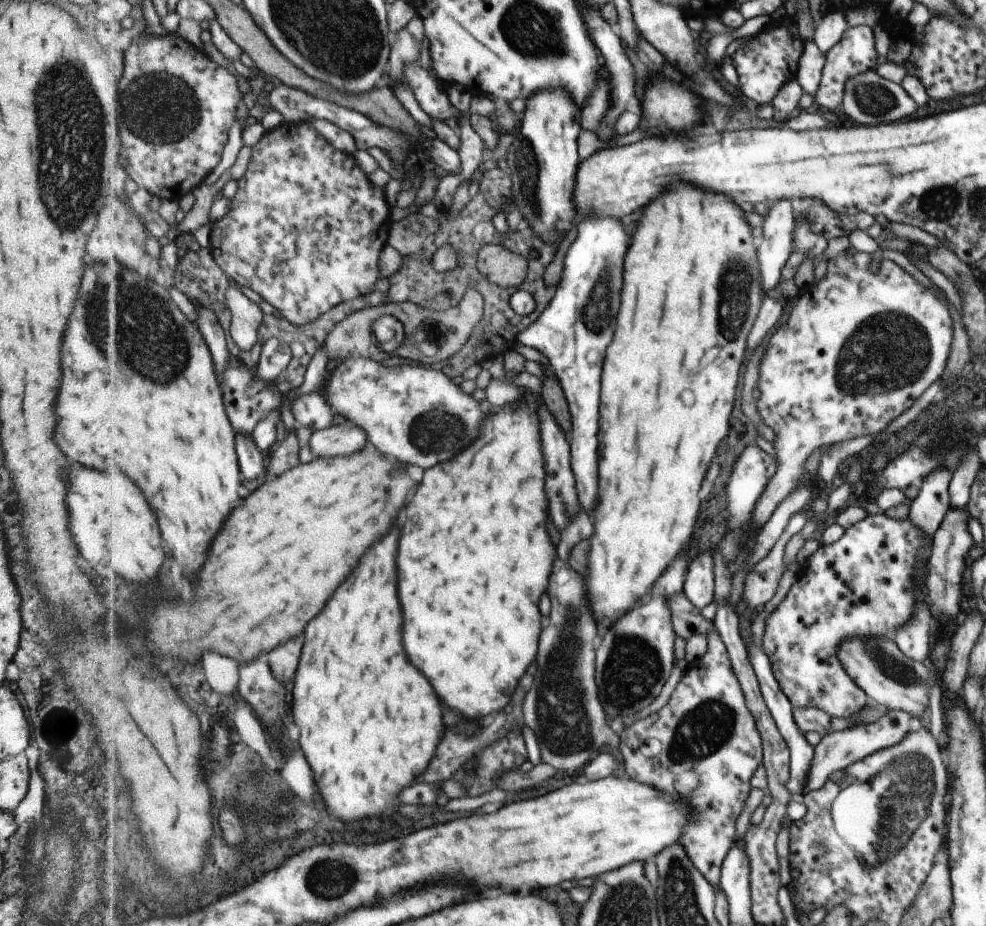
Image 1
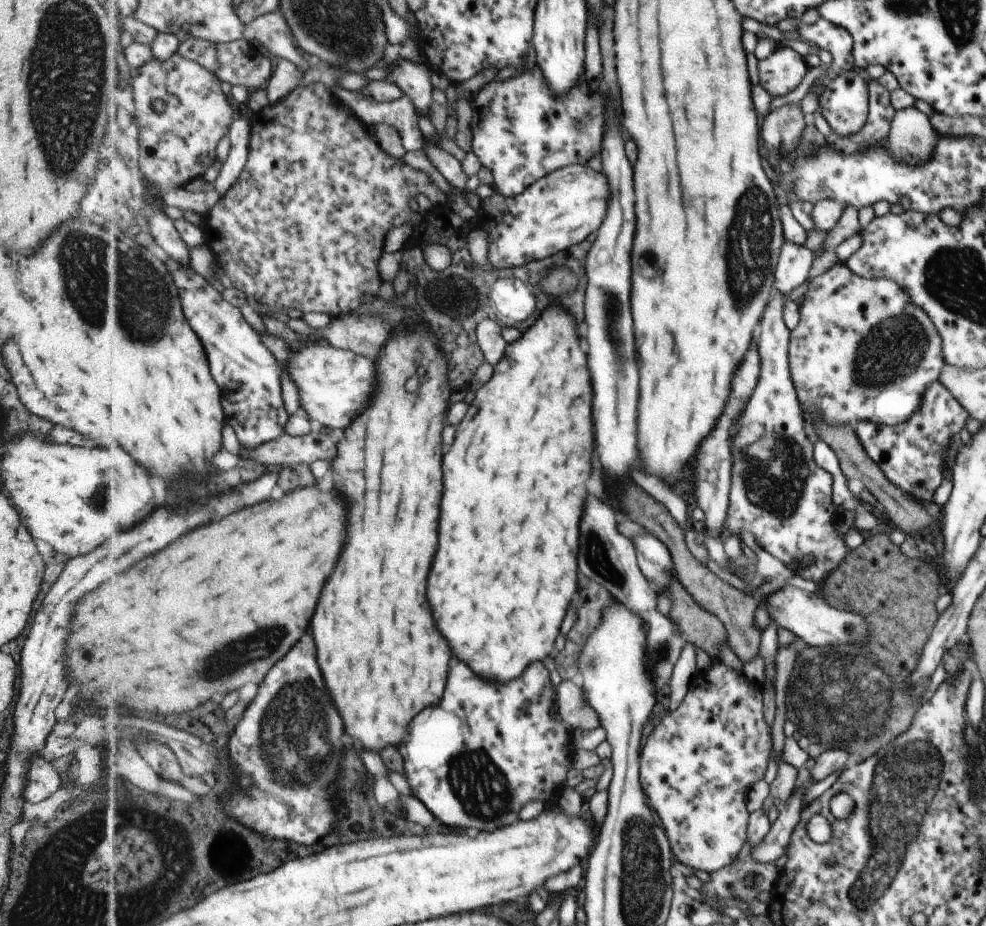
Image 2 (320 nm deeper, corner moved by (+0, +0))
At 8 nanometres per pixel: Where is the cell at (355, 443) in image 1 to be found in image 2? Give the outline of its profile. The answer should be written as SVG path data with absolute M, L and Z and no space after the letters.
M309 432L307 436L295 437L284 433L267 444L261 444L248 459L261 462L270 469L280 469L295 464L311 464L316 460L331 462L337 456L337 444L329 434Z

